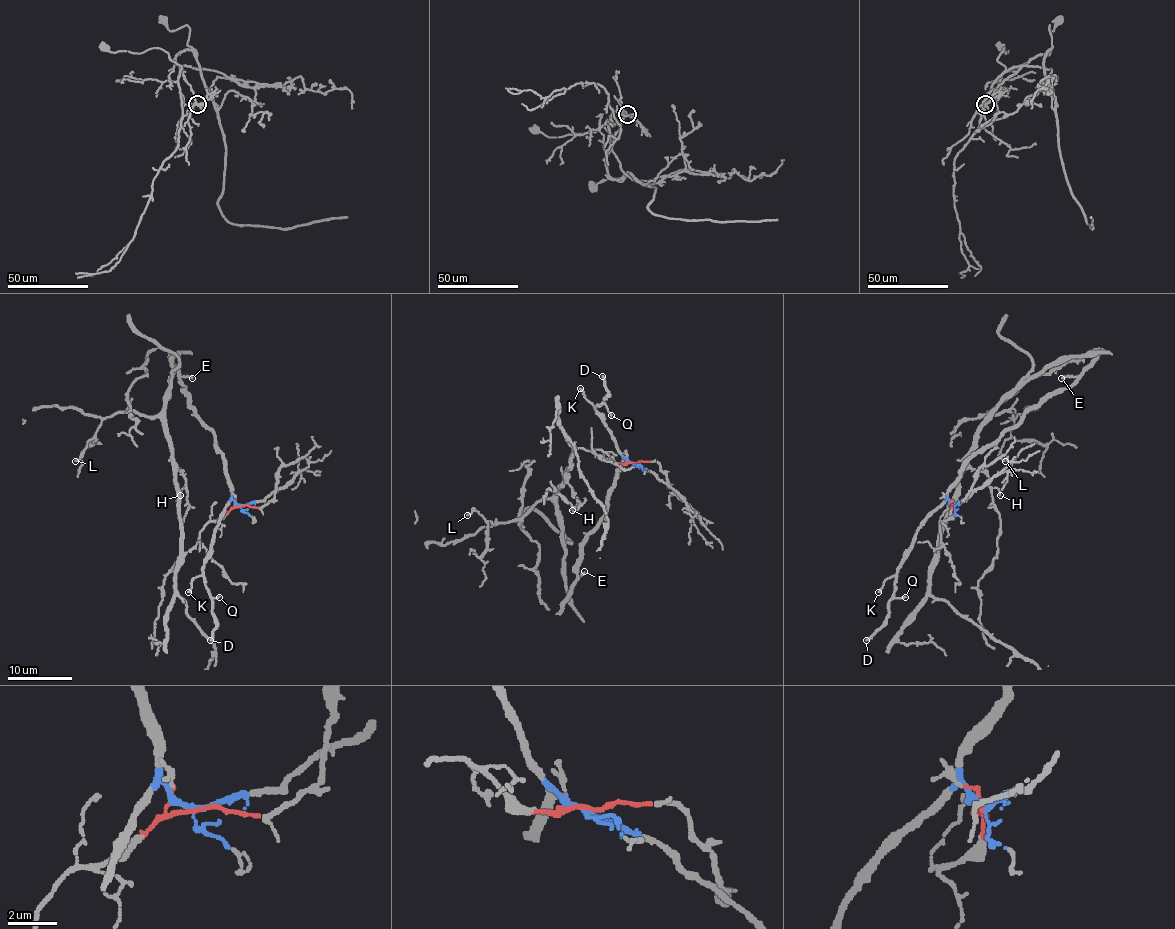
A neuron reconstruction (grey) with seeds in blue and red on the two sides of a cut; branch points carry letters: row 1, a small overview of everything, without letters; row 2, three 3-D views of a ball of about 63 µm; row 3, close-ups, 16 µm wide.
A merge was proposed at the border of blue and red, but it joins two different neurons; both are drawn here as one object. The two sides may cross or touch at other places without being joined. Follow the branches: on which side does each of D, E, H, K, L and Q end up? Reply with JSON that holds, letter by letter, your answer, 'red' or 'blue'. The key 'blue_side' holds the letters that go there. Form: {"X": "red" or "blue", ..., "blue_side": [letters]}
{"D": "blue", "E": "blue", "H": "red", "K": "blue", "L": "red", "Q": "blue", "blue_side": ["D", "E", "K", "Q"]}

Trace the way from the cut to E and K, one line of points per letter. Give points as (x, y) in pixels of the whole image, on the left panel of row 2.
E: (242, 505), (232, 497), (216, 435), (190, 407), (179, 378), (192, 378)
K: (242, 505), (234, 499), (227, 505), (203, 572), (192, 579), (192, 587), (187, 591)

